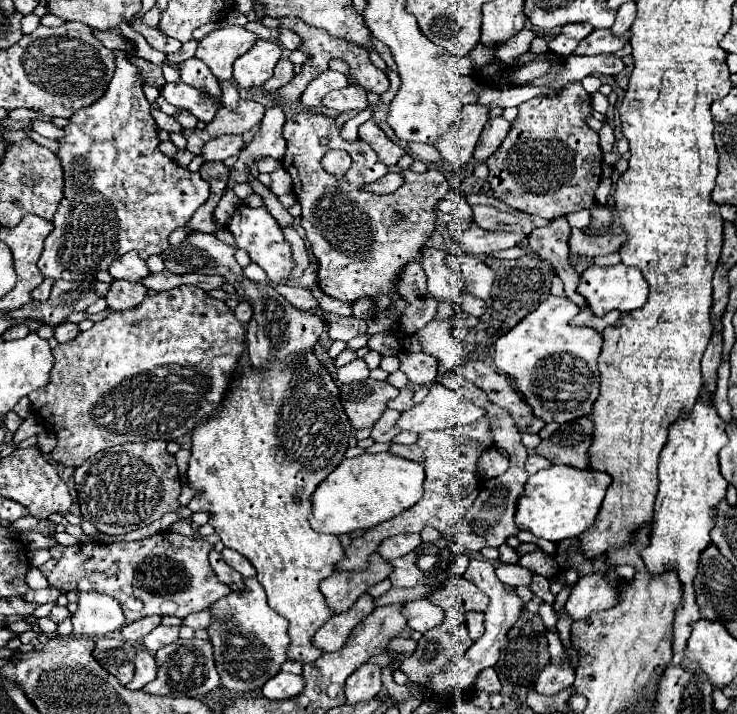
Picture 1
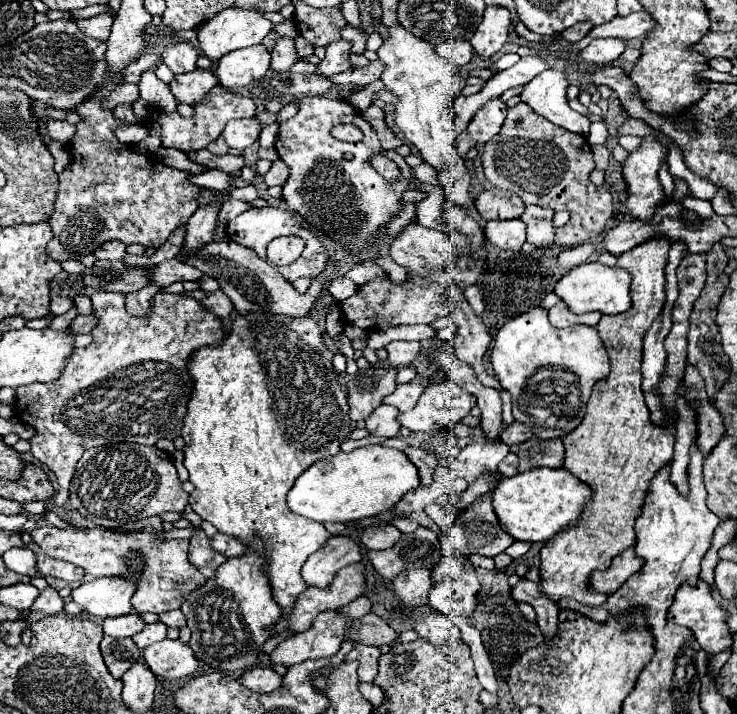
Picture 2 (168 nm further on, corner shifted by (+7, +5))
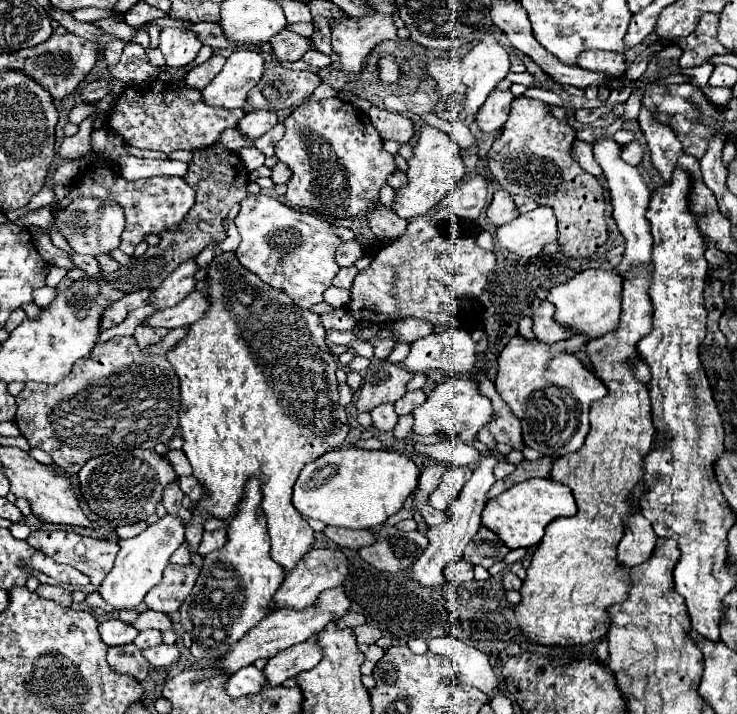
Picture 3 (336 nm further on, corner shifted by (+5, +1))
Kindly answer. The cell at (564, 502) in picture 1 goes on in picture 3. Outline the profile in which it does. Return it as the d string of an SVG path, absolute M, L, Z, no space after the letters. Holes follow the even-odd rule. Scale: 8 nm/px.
M532 478L488 500L482 512L482 526L498 534L498 538L510 550L530 548L542 540L544 528L550 524L550 520L560 516L574 516L574 512L576 512L576 504L574 504L574 496L570 488L564 488L564 484L556 484L550 478Z

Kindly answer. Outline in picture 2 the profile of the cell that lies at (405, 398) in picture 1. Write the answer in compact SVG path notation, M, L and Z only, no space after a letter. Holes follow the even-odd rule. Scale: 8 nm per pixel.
M416 382L400 384L400 386L396 386L396 390L390 396L384 398L384 404L396 406L400 412L404 412L404 410L414 408L414 404L418 402L418 398L420 398L422 392L424 392L422 384L416 384Z

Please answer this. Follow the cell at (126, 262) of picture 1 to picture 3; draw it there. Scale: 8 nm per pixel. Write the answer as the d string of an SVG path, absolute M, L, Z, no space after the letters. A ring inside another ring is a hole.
M76 196L68 206L54 214L54 228L68 240L70 248L78 254L108 254L120 246L120 234L124 230L124 212L120 204L100 198Z

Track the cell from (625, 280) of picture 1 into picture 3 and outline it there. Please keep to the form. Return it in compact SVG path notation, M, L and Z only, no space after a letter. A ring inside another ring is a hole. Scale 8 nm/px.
M590 268L576 274L572 280L554 286L548 292L548 302L554 304L554 322L572 330L572 334L582 334L588 340L604 336L620 322L620 300L622 300L622 282L620 276L612 270Z

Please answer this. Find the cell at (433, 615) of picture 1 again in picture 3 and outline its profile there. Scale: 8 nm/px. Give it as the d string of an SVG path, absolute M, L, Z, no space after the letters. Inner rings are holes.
M442 636L428 640L428 648L434 654L442 654L448 660L452 660L460 680L464 684L470 684L484 692L488 698L500 692L498 678L488 662L488 656L482 654L478 648L464 644L462 640L456 640L452 636Z

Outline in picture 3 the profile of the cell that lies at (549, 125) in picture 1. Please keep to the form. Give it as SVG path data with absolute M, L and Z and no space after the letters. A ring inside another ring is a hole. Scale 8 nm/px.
M514 98L510 118L488 154L494 178L508 194L522 194L536 204L550 204L558 216L559 251L570 258L592 256L606 240L606 200L596 176L586 174L570 156L574 130L554 118L546 102Z

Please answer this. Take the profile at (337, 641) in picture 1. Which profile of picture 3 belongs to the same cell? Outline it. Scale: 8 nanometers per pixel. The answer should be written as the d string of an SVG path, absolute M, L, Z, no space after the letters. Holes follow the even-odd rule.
M316 636L310 640L296 644L294 648L288 648L284 652L278 652L274 658L268 660L264 668L266 684L268 686L280 686L284 680L298 676L302 670L314 668L322 660L322 652L316 646Z

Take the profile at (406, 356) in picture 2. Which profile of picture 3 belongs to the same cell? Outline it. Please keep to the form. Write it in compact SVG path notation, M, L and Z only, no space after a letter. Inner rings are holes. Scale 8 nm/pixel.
M378 338L372 342L374 346L374 358L388 358L388 354L394 348L394 342L390 338Z

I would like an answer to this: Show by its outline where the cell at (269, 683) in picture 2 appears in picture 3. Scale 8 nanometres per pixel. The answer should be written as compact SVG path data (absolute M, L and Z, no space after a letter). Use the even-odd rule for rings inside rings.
M244 666L238 672L230 674L226 680L226 694L228 696L250 696L264 690L264 674L254 666Z

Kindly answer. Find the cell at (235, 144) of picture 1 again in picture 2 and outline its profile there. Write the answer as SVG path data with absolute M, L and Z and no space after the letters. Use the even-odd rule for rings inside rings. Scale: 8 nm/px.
M256 118L232 120L222 130L222 138L226 140L226 144L236 150L244 150L252 146L258 140L258 134L260 134L260 122Z

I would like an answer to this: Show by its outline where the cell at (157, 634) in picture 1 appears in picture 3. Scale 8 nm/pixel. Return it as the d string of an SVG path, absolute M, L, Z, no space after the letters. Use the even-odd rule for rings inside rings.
M142 630L134 644L140 648L140 650L146 650L146 648L152 648L152 646L160 646L162 644L162 634L158 630Z

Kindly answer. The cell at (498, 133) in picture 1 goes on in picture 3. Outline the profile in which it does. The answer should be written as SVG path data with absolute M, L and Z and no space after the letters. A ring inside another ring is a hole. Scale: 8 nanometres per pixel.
M494 90L488 100L482 104L476 124L480 126L482 132L496 132L504 126L504 122L508 120L510 114L510 104L514 100L512 92L502 92L502 90Z

